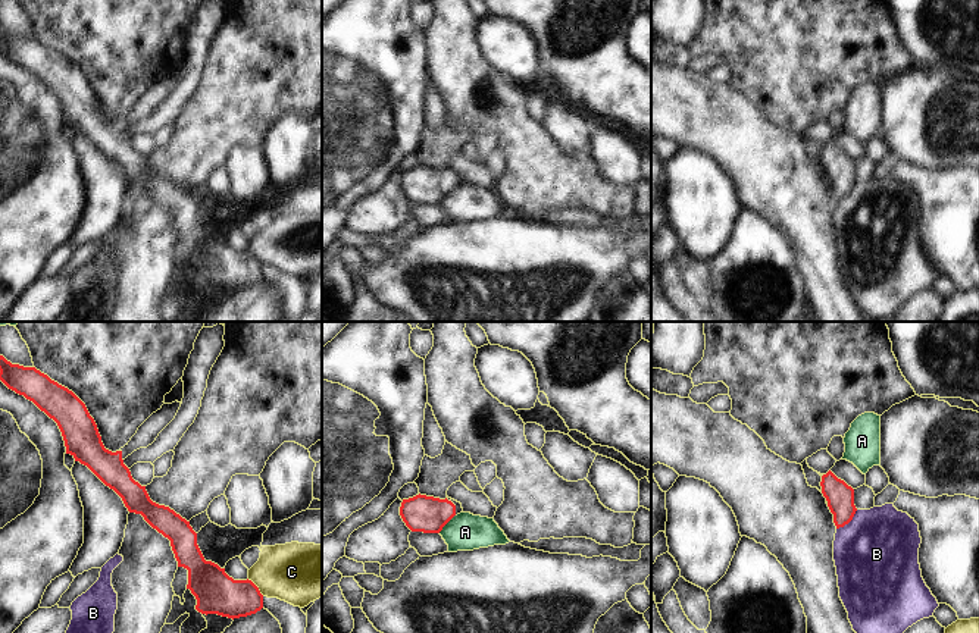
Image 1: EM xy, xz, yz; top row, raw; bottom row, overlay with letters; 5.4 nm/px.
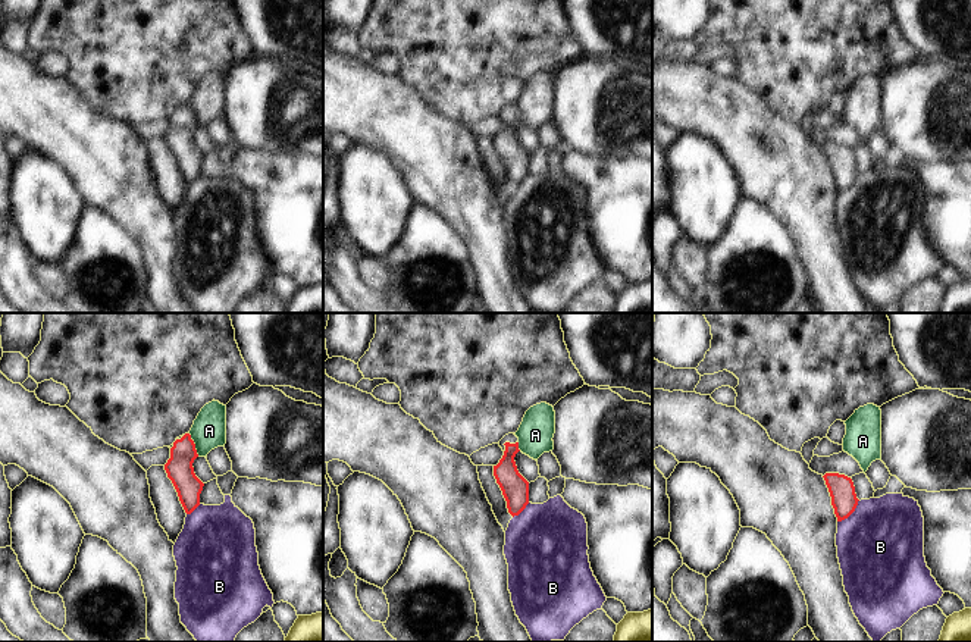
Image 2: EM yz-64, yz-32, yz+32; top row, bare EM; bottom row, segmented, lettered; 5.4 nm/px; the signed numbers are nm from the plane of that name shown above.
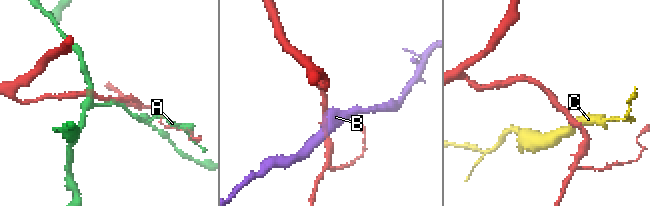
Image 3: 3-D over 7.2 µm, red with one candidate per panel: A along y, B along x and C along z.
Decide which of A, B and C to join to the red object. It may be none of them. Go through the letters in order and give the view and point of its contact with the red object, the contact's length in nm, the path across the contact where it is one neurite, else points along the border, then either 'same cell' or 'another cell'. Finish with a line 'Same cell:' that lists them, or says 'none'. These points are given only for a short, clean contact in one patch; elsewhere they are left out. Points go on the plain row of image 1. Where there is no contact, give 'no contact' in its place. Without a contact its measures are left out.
A: xz (447, 193) | 140 nm | along xz (454, 185), (438, 203) | another cell
B: yz (848, 193) | 160 nm | another cell
C: xy (256, 257) | 130 nm | another cell
Same cell: none

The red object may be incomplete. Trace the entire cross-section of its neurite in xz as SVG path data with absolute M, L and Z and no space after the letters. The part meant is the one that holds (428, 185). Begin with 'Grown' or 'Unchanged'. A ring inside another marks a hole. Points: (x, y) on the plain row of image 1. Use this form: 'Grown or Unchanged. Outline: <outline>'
Grown. Outline: M416 166L403 170L400 187L412 203L440 204L442 198L457 185L463 184L462 175L451 170L440 170Z

